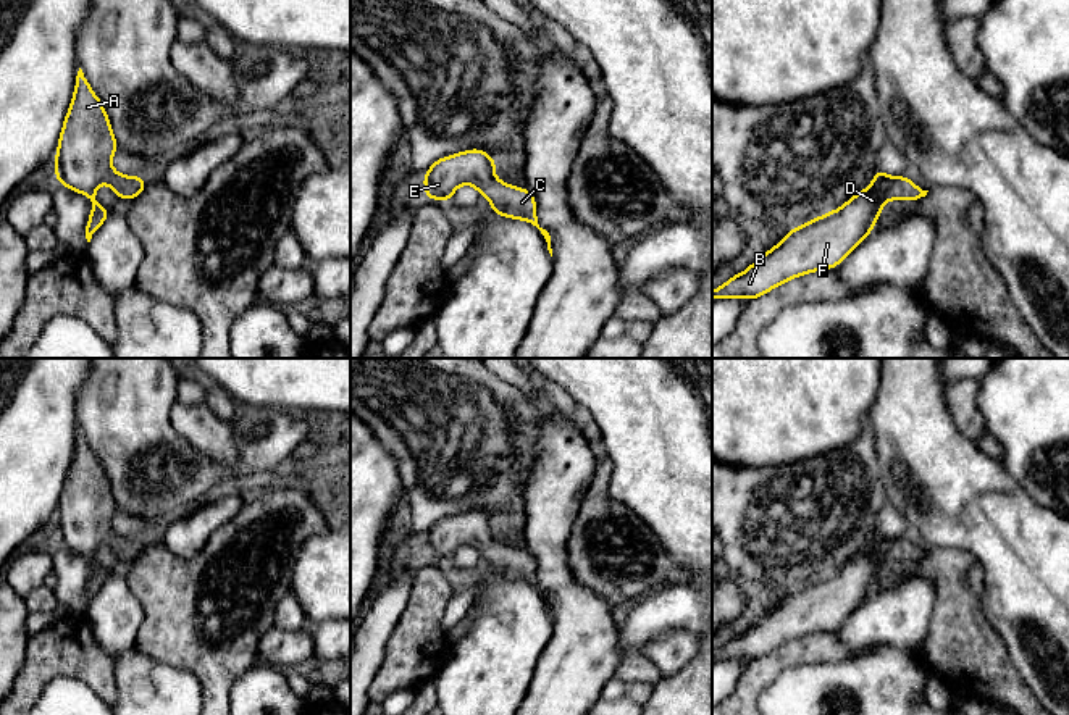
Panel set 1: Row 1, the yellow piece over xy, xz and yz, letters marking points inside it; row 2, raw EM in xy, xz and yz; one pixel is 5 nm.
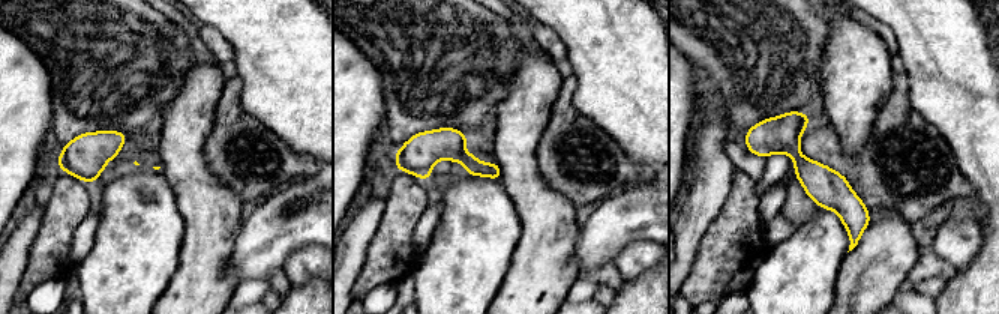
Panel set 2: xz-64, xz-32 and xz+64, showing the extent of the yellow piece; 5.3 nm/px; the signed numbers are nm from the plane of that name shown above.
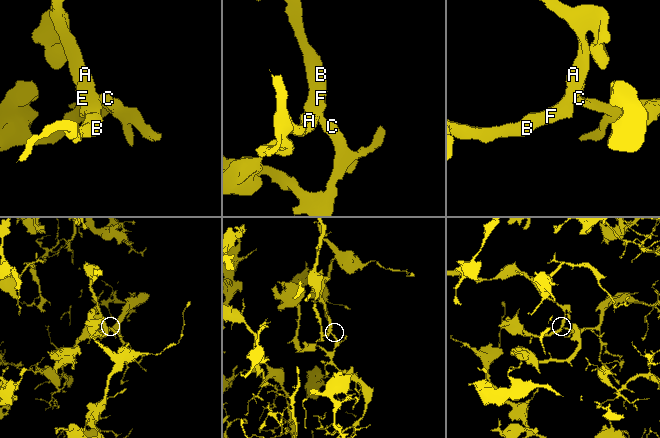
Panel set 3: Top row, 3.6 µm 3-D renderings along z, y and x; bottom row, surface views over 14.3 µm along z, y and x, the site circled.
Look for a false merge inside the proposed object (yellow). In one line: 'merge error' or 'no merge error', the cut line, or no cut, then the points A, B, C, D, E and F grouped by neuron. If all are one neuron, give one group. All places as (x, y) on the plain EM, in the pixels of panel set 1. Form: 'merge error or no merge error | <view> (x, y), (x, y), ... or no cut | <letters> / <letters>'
no merge error | no cut | A B C D E F

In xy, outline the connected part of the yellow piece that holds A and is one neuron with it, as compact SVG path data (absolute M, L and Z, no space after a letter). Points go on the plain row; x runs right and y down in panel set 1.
M79 429L73 463L58 500L55 536L60 546L87 557L92 563L86 587L87 604L111 573L95 562L100 546L107 544L116 558L126 562L134 562L149 547L137 536L123 537L113 531L111 520L116 510L108 476Z

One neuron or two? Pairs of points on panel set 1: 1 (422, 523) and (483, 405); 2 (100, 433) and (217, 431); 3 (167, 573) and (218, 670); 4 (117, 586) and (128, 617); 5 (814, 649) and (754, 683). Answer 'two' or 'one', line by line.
1: one
2: two
3: one
4: one
5: one

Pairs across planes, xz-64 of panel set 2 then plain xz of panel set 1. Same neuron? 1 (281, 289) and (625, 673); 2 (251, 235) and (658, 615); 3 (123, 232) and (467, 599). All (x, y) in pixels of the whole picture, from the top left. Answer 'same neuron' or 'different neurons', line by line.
1: same neuron
2: same neuron
3: different neurons

